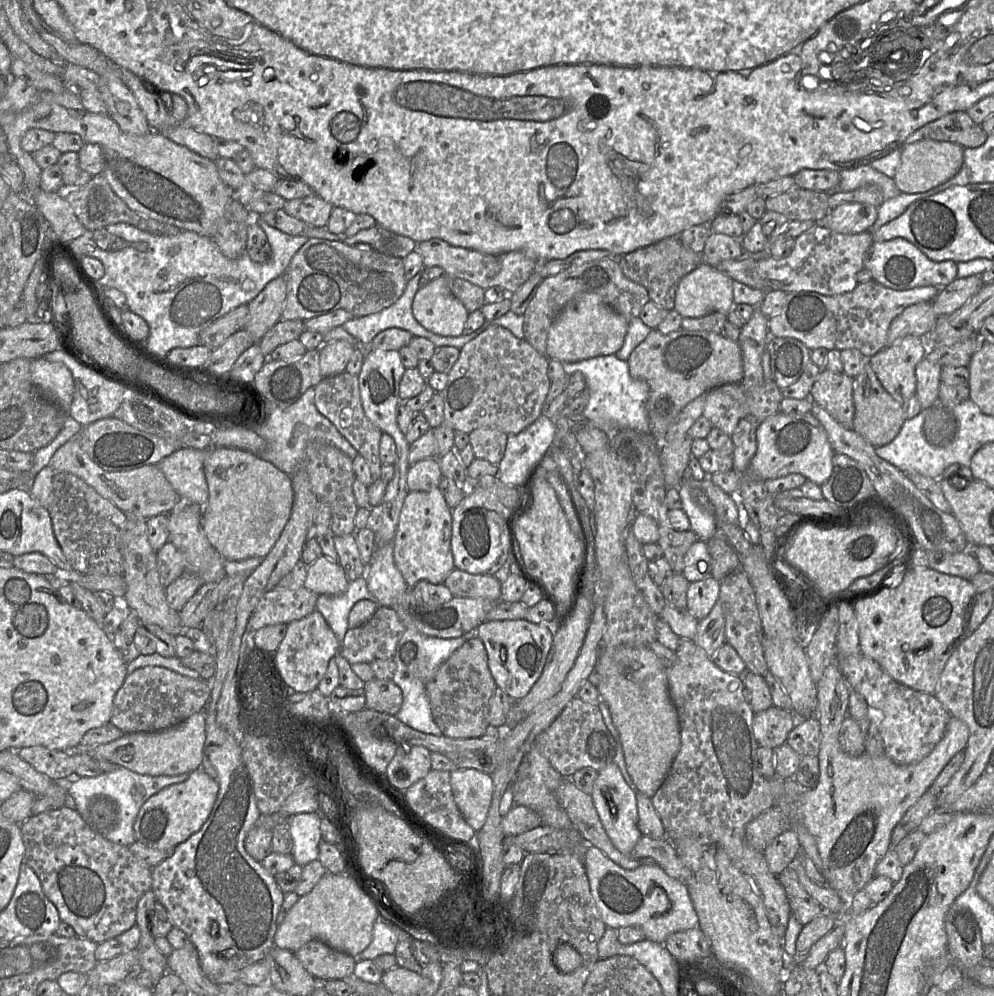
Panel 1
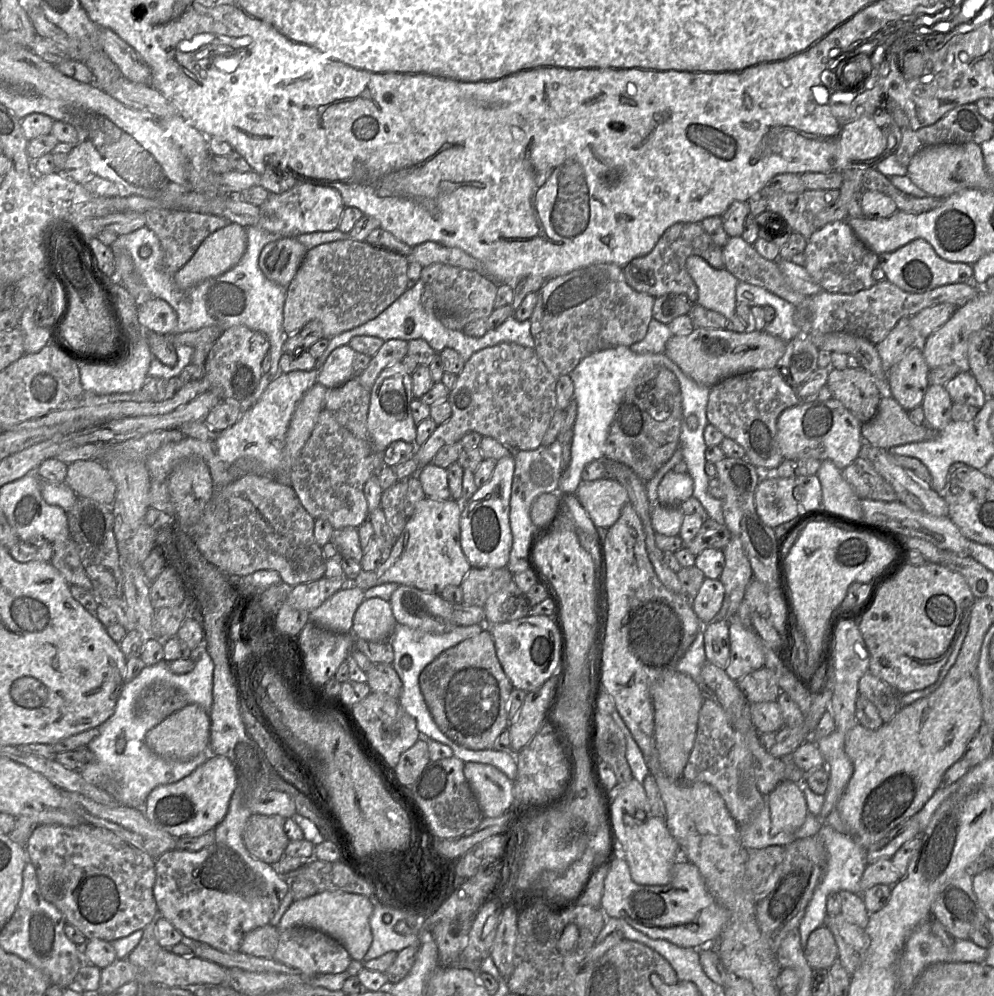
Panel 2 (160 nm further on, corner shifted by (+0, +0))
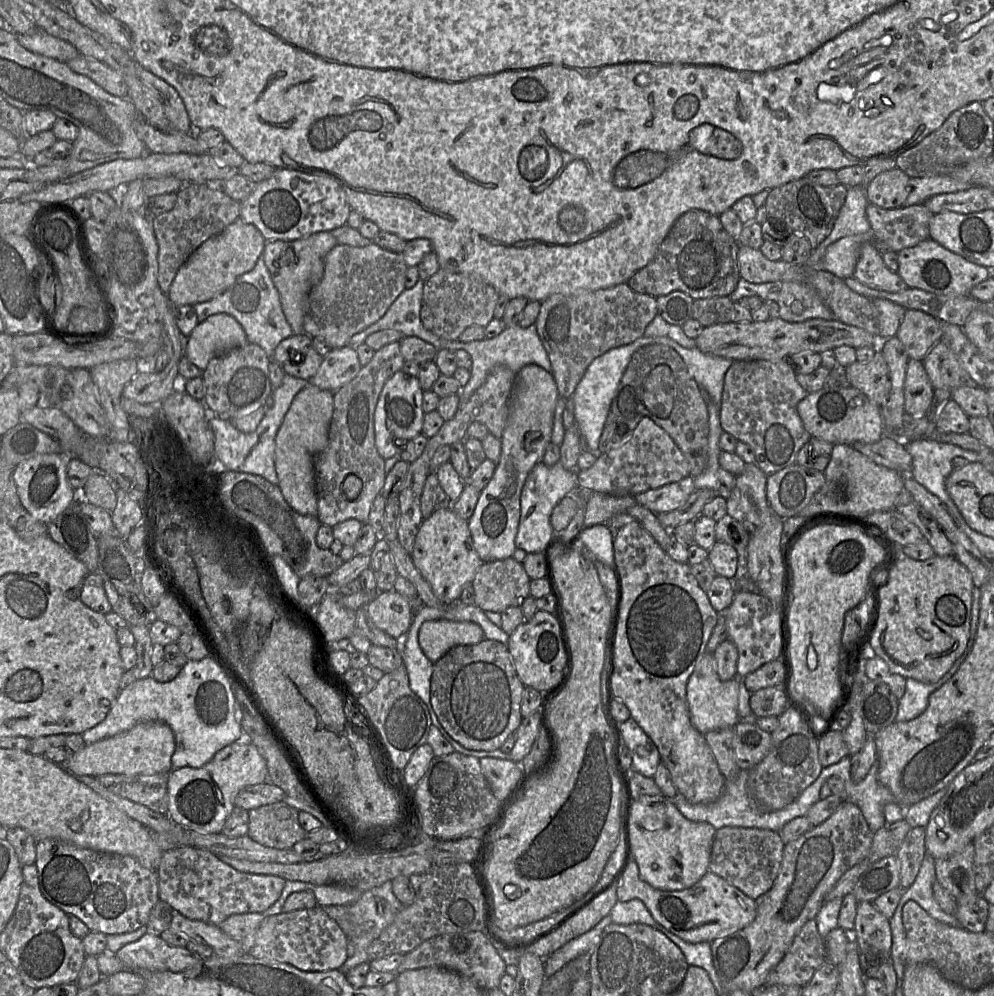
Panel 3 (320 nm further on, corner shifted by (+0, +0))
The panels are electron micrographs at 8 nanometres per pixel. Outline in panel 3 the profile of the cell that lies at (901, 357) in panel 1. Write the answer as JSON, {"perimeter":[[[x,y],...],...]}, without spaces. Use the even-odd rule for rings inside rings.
{"perimeter":[[[909,358],[904,381],[904,408],[907,416],[926,415],[933,391],[923,362]]]}

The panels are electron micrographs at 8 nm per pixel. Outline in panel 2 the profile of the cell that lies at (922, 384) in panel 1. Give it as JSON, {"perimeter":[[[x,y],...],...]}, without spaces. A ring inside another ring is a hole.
{"perimeter":[[[930,384],[921,403],[925,415],[925,423],[934,430],[943,429],[952,421],[952,404],[953,401],[945,386]]]}

